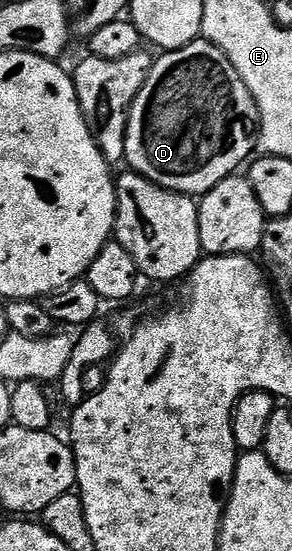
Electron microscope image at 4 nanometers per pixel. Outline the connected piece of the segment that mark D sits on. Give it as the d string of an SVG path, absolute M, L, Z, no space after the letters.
M199 37L195 43L159 54L154 59L154 68L148 73L128 117L125 162L129 170L164 189L201 197L235 174L238 166L255 154L259 130L258 106L248 85L244 85L232 61L228 61L216 44Z

